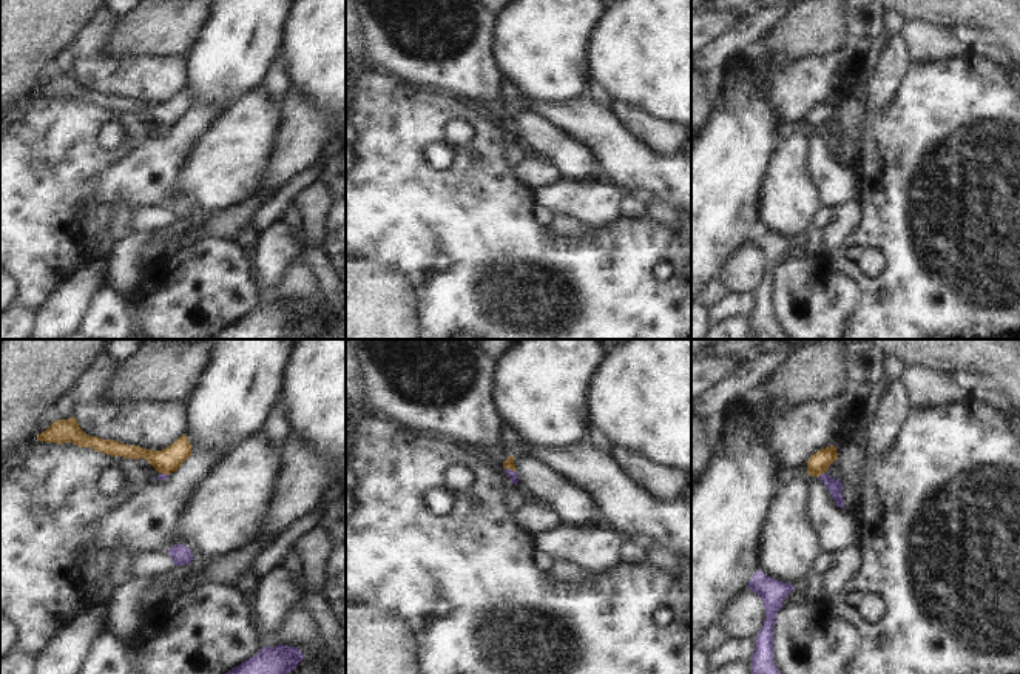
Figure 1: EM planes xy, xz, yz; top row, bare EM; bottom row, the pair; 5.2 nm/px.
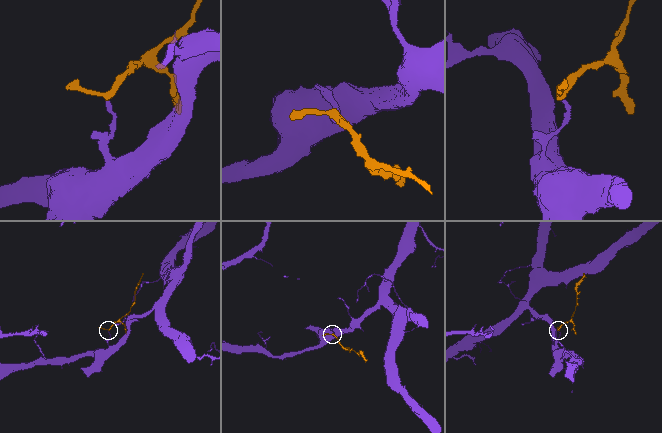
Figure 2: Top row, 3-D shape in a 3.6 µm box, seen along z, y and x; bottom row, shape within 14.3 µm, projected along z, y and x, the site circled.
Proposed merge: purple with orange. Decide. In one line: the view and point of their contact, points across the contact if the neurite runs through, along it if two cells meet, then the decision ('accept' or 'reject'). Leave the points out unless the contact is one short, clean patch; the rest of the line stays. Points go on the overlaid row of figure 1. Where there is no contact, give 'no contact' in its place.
contact yz (821, 474); border yz (826, 471), (818, 477); reject

